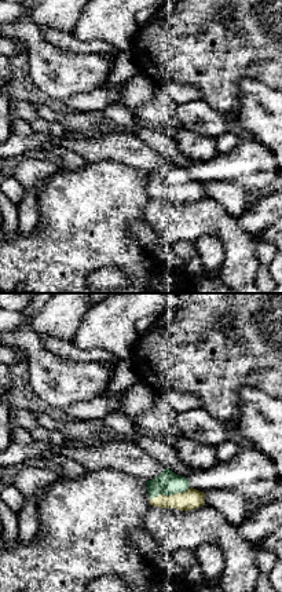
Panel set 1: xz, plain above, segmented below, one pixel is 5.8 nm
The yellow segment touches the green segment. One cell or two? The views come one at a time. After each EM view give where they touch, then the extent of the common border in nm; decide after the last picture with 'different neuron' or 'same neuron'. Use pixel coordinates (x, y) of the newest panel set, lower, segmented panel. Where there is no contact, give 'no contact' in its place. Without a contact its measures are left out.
meets yellow at (169, 496); contact 240 nm long

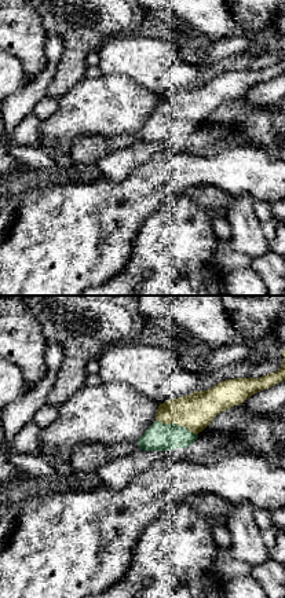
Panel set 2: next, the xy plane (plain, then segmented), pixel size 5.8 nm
meets yellow at (176, 424); contact 260 nm long

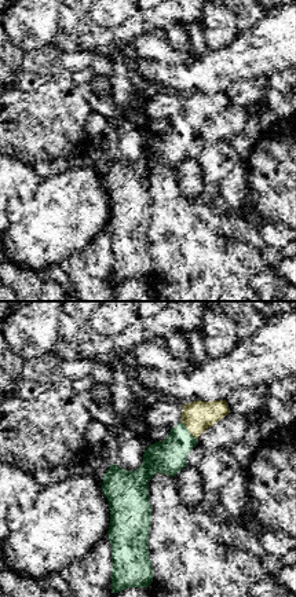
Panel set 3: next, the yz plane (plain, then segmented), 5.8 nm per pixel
meets yellow at (189, 431); contact 140 nm long

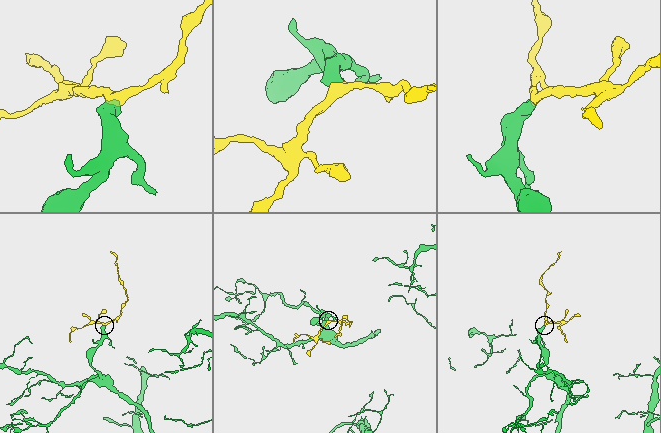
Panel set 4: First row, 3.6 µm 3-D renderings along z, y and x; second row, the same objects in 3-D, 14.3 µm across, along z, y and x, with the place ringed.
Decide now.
same neuron

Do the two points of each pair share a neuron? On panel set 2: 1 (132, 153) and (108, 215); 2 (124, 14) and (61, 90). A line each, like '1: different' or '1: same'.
1: different
2: same

